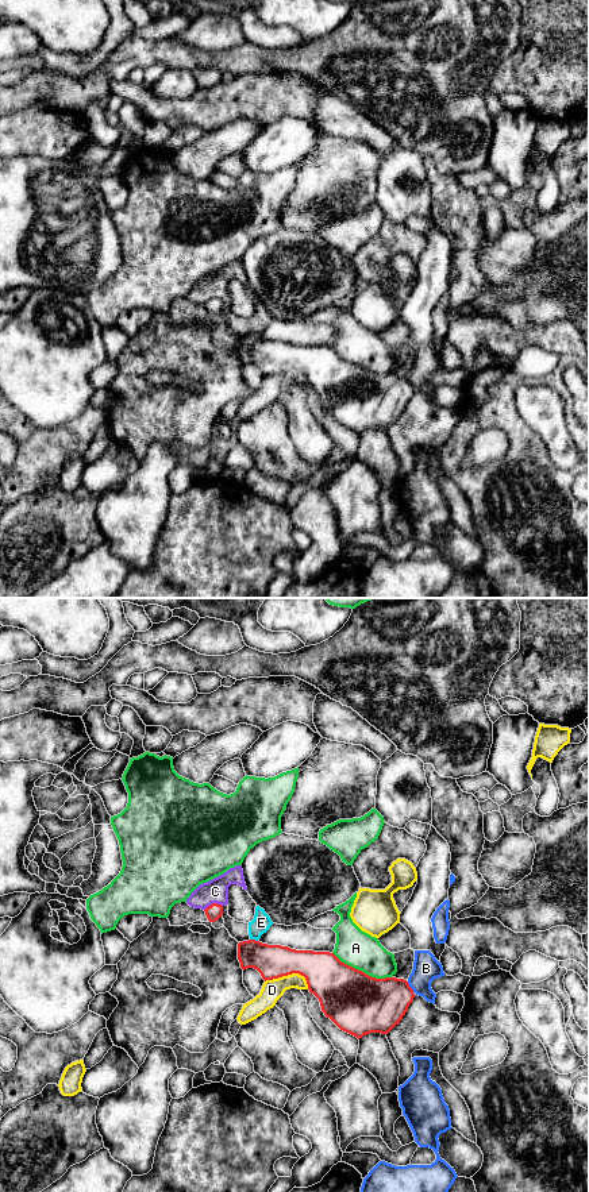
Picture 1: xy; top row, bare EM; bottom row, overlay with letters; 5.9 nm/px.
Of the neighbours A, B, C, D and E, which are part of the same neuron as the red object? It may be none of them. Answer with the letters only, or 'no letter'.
no letter

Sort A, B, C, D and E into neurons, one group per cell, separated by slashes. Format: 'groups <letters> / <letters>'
groups A / B / C E / D

